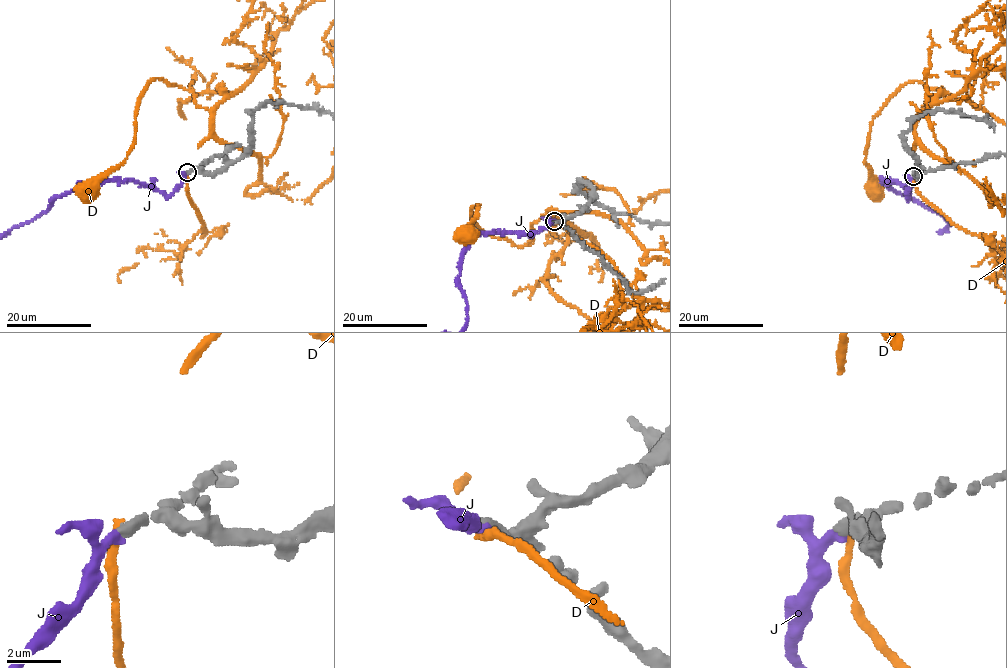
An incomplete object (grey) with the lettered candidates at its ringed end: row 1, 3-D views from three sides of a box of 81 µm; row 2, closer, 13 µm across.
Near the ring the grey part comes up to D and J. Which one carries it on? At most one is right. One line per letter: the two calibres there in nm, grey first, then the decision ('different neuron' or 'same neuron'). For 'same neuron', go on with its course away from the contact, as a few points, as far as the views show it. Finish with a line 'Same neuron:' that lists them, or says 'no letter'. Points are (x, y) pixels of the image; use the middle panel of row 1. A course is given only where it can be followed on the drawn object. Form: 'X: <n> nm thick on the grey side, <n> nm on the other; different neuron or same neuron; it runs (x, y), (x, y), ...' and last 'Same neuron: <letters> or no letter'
D: 500 nm thick on the grey side, 320 nm on the other; different neuron
J: 480 nm thick on the grey side, 400 nm on the other; same neuron
Same neuron: J

